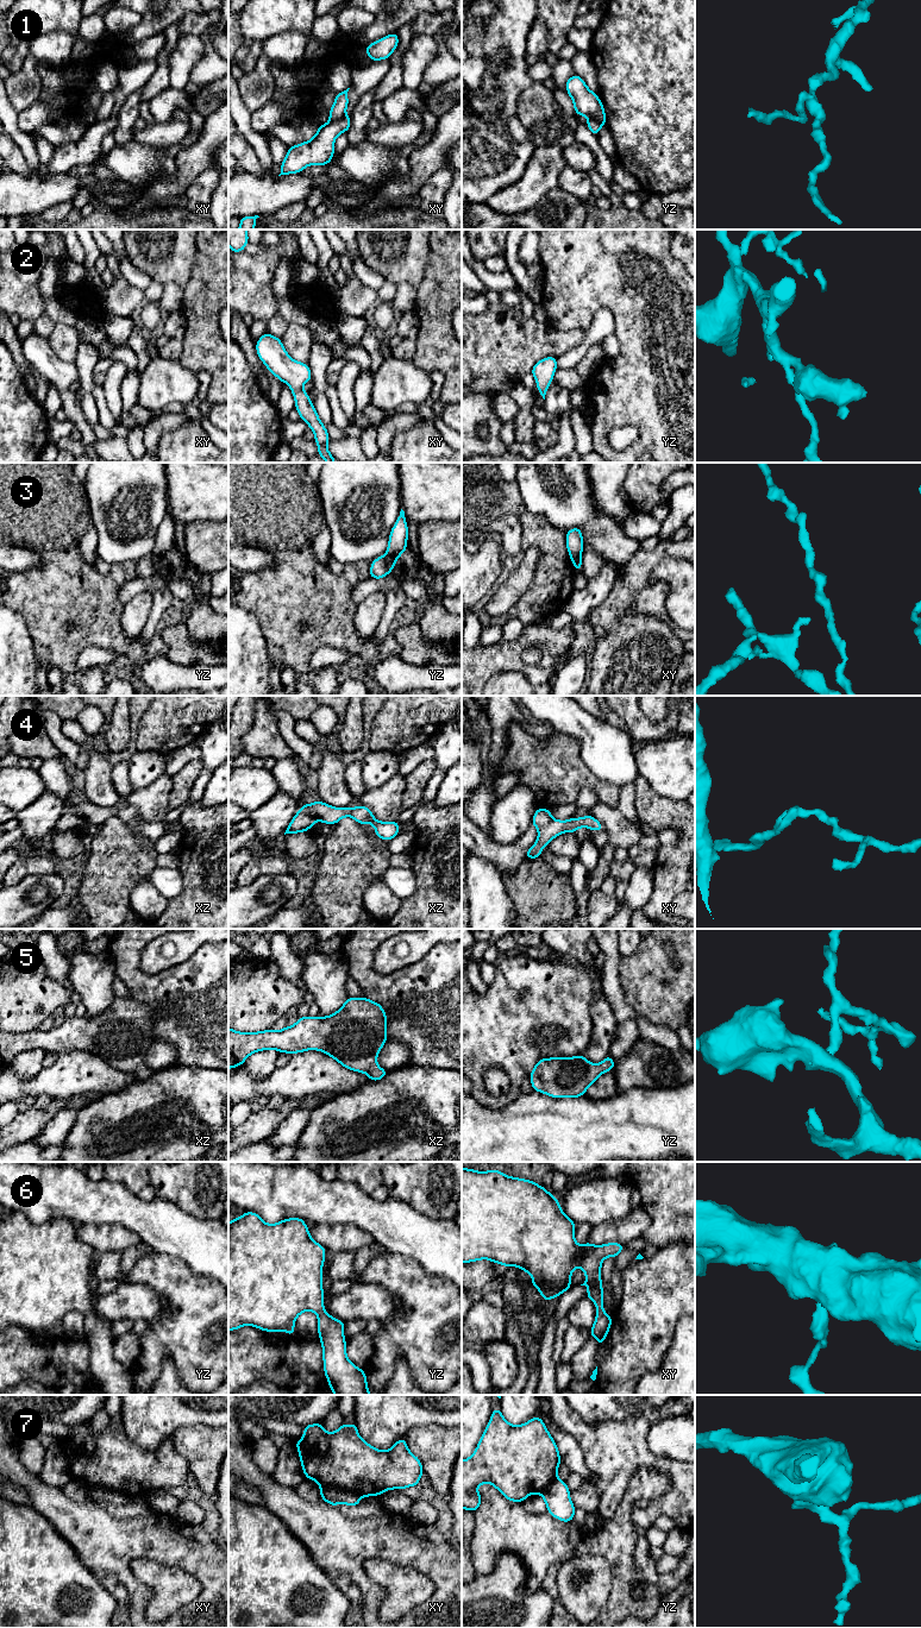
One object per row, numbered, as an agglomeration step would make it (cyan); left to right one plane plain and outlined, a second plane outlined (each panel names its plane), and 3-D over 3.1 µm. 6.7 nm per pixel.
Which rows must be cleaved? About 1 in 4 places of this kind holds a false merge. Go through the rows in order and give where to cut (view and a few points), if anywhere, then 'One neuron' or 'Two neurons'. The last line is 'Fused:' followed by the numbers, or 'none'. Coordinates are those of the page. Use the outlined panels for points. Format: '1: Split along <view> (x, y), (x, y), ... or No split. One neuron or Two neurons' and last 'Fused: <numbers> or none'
1: Split along yz (588, 117), (603, 124). Two neurons
2: No split. One neuron
3: Split along yz (386, 553), (395, 560). Two neurons
4: No split. One neuron
5: No split. One neuron
6: No split. One neuron
7: Split along xy (320, 1485), (337, 1485), (352, 1490), (361, 1496). Two neurons
Fused: 1, 3, 7

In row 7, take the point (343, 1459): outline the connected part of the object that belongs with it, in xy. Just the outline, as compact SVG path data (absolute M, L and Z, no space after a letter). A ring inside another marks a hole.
M355 1421L351 1426L343 1422L333 1433L326 1432L321 1422L303 1428L303 1437L294 1444L306 1478L313 1479L319 1486L338 1486L361 1497L380 1496L387 1490L415 1486L424 1475L421 1462L408 1450L405 1437L388 1451L381 1451L361 1438Z

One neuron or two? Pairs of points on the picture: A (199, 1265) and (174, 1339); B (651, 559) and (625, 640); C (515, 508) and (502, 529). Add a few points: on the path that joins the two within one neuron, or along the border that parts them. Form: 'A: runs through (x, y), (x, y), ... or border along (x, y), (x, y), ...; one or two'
A: border along (173, 1258), (215, 1282); two
B: border along (661, 621), (647, 615), (627, 615), (608, 628); two
C: border along (487, 526), (513, 514), (522, 539); two

